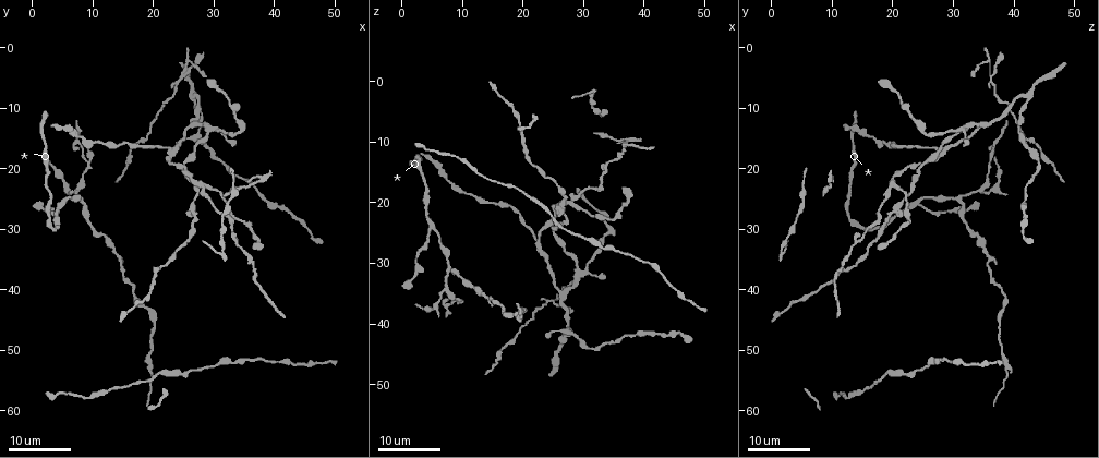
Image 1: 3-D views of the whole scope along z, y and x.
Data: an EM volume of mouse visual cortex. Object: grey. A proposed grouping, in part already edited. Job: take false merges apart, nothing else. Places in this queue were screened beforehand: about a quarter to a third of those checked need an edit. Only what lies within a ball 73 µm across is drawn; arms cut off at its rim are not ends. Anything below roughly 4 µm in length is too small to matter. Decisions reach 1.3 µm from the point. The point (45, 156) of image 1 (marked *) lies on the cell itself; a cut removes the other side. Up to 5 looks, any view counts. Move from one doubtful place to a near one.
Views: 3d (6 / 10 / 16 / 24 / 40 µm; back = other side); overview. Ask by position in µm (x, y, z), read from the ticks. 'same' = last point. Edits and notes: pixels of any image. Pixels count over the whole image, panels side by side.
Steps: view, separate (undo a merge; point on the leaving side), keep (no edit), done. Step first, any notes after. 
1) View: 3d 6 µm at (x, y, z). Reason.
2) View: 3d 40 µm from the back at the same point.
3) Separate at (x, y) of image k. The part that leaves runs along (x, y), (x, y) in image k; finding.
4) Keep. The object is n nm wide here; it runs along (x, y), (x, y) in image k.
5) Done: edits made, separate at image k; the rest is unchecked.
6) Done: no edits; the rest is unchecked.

View: 3d 24 µm at (7.0, 23.5, 34.5). A fork.

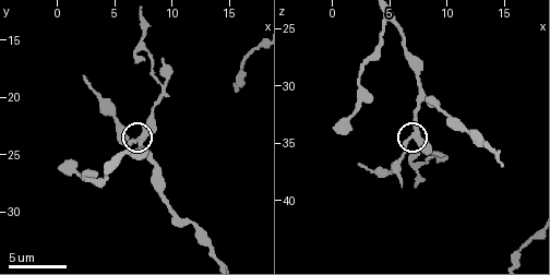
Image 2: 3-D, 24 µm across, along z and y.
View: 3d 6 µm at the same point. Closer look.

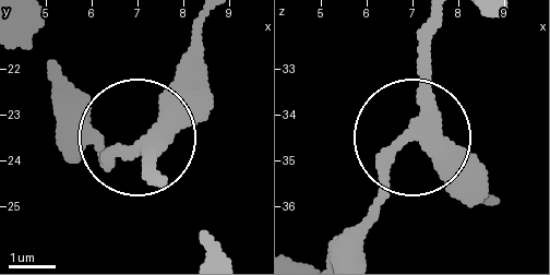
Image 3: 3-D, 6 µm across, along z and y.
Keep. The object is 340 nm wide here; it runs along (438, 23), (421, 128), (336, 241) in image 3; one cell here.

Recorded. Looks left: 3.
View: 3d 16 µm at (28.5, 22.5, 20.0). Branch point.

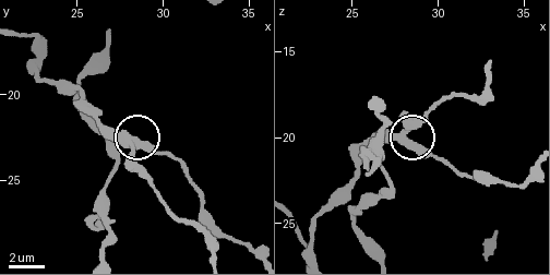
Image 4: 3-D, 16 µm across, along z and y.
View: 3d 10 µm at (28.2, 22.7, 20.2).

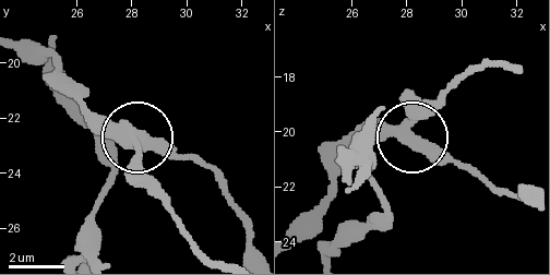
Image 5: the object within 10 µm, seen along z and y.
View: 3d 10 µm from the back at (28.2, 22.7, 20.1).

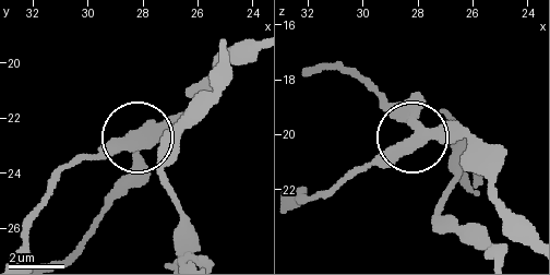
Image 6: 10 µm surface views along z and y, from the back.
Separate at (136, 169) of image 6. The object is 410 nm wide here; the part that leaves runs along (148, 134), (128, 189), (64, 256) in image 6; two cells meet here.

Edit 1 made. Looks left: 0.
Done: edits made, separate at image 6; the rest is unchecked.

